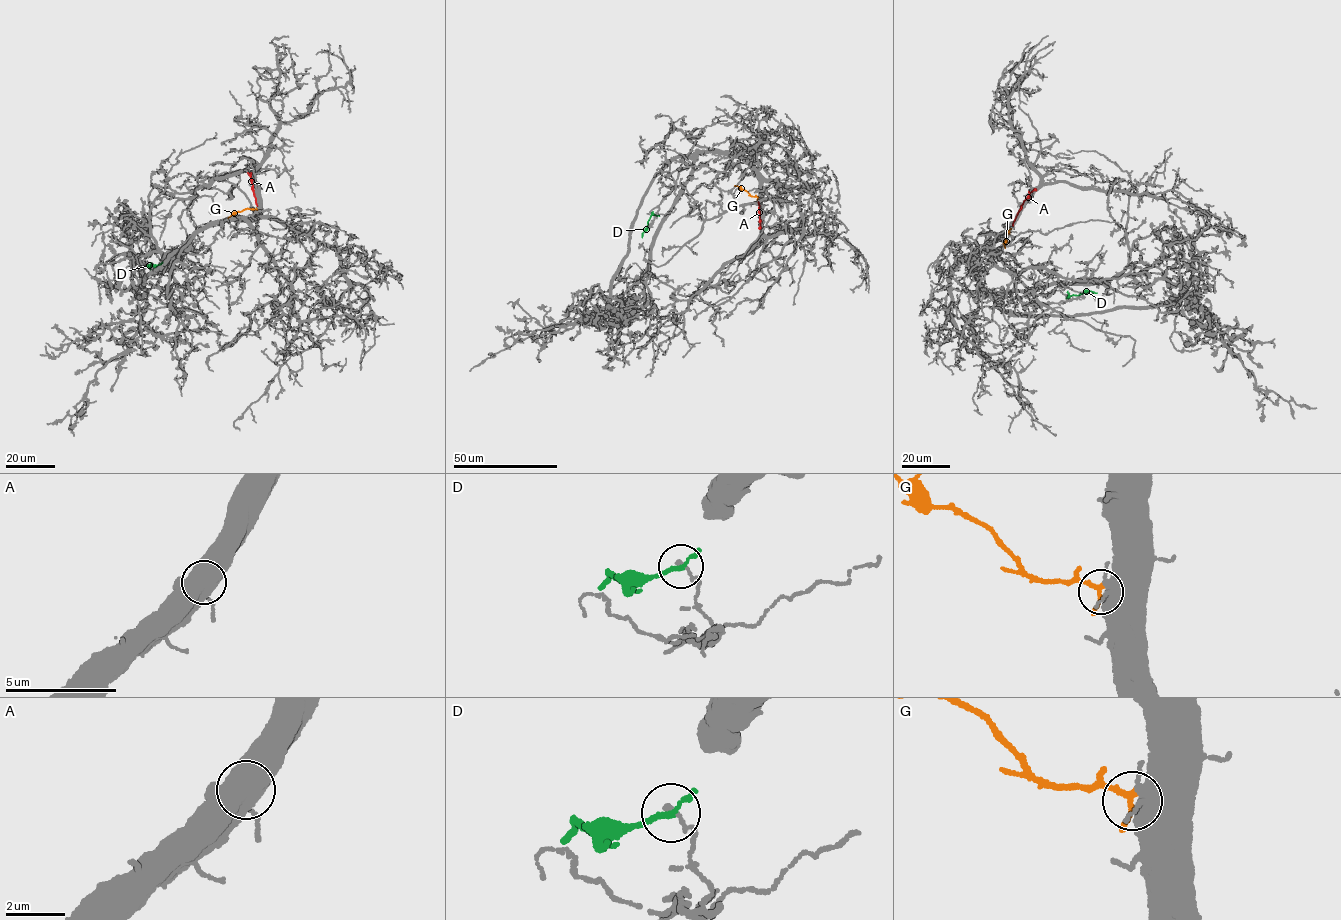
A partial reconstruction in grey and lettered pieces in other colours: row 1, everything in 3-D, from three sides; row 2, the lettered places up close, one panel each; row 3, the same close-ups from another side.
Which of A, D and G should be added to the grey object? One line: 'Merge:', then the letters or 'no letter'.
Merge: G

